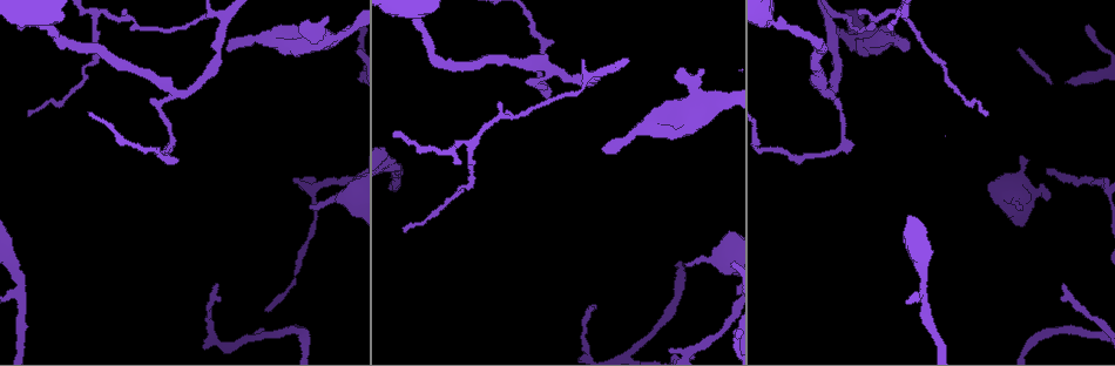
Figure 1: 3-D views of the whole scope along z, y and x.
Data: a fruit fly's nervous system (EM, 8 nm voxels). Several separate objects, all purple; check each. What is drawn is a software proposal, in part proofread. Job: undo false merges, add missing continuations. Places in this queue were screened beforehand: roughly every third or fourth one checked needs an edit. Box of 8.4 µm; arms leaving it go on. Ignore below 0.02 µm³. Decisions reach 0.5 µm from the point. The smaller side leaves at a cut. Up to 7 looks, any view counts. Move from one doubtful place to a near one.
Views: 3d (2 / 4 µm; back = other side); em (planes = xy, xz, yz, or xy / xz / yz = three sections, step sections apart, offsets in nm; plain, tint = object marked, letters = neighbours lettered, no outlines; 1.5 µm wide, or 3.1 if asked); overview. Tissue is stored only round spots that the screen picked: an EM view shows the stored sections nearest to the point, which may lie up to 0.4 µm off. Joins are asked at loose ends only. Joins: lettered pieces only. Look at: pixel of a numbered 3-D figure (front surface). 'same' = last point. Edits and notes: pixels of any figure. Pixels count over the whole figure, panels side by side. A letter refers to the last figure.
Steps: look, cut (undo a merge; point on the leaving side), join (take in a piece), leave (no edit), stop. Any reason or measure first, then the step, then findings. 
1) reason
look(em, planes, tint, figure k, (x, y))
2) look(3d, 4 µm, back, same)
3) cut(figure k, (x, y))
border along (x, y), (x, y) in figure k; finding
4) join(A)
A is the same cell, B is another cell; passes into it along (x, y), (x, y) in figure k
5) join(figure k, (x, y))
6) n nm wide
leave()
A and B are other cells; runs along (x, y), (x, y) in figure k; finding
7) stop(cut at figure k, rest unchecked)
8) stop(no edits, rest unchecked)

tapers out
look(em, yz, step 4, tint, figure 1, (591, 306))

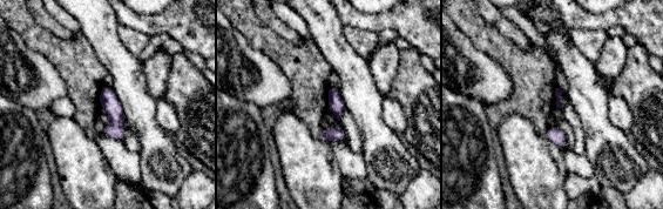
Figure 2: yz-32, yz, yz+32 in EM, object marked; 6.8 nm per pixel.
what lies round it
look(em, yz, step 4, letters, same)

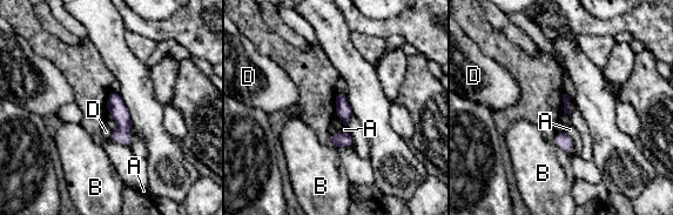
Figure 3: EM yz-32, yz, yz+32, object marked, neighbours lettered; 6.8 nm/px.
leave()
A, B and D are other cells; border along (564, 132), (572, 140), (574, 149) in figure 3; none of them fits

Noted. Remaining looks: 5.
three-way junction
look(3d, 2 µm, back, figure 1, (23, 293))

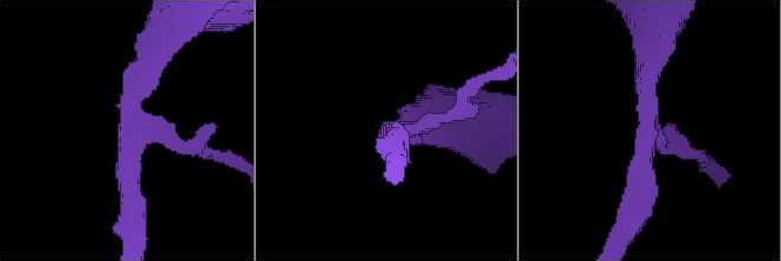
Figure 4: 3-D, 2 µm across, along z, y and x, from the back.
3 arms; now the EM
look(em, yz, step 8, tint, figure 4, (127, 126))

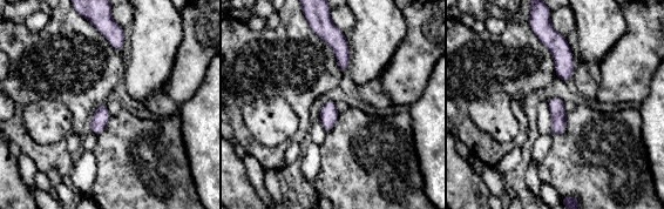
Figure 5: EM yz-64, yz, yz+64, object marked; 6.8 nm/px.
look(em, planes, letters, same)

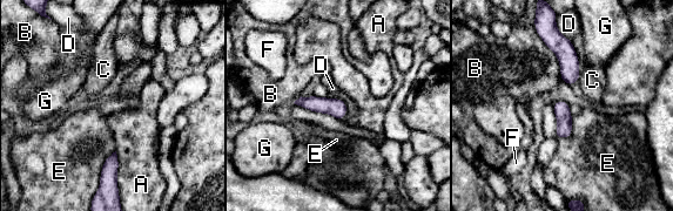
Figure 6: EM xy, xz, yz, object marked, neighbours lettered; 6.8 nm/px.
110 nm wide; E touches over 340 nm
leave()
A, B, C, D, E, F and G are other cells; all the same neuron

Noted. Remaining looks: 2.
free end
look(3d, 4 µm, figure 1, (986, 114))

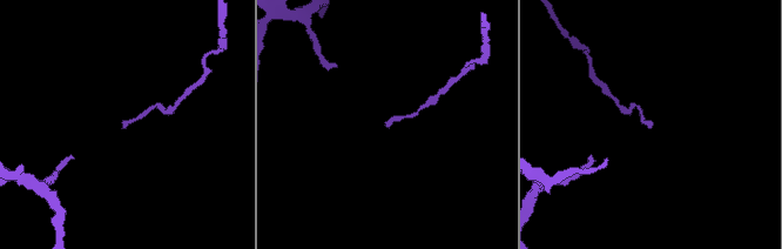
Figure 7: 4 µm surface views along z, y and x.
shape alone is not enough
look(em, planes, letters, figure 7, (387, 125))

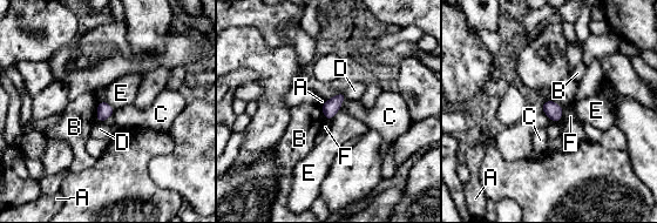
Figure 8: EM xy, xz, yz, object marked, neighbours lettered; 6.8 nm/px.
leave()
A, B, C, D, E and F are other cells; border along (97, 102), (95, 120) in figure 8; none of them fits

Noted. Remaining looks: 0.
stop(no edits, rest unchecked)

